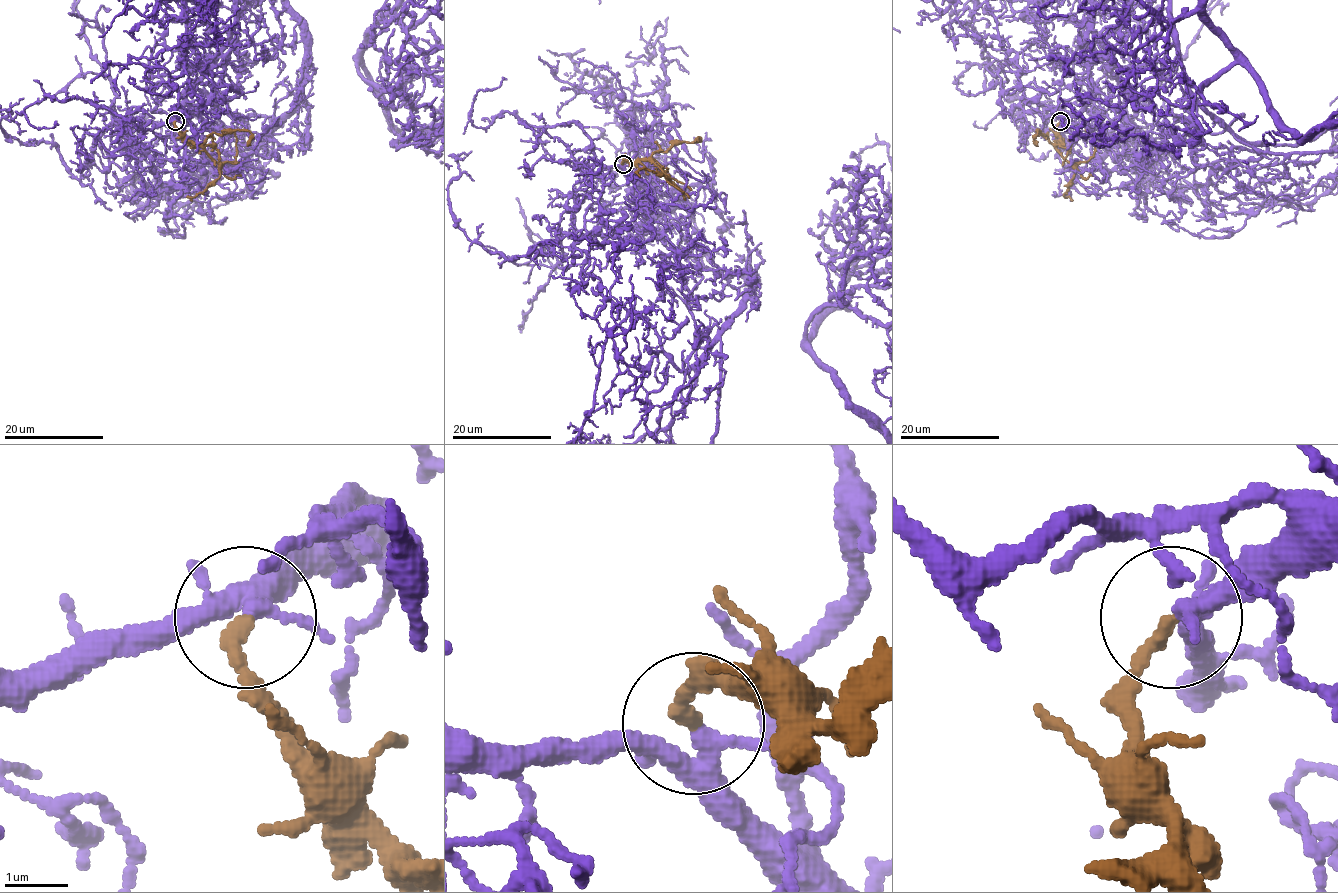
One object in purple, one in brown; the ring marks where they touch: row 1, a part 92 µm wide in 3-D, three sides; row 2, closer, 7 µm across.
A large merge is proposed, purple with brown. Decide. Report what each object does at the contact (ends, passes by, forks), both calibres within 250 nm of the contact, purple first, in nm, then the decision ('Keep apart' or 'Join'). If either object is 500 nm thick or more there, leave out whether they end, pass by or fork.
At the ring purple forks. At the ring brown ends. Thickness 260 nm (purple) against 240 nm. Join

